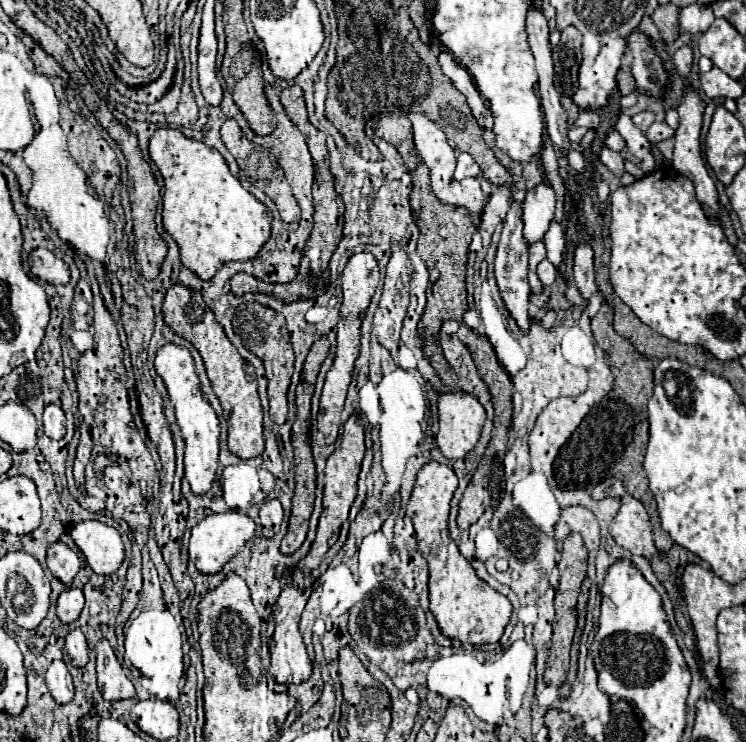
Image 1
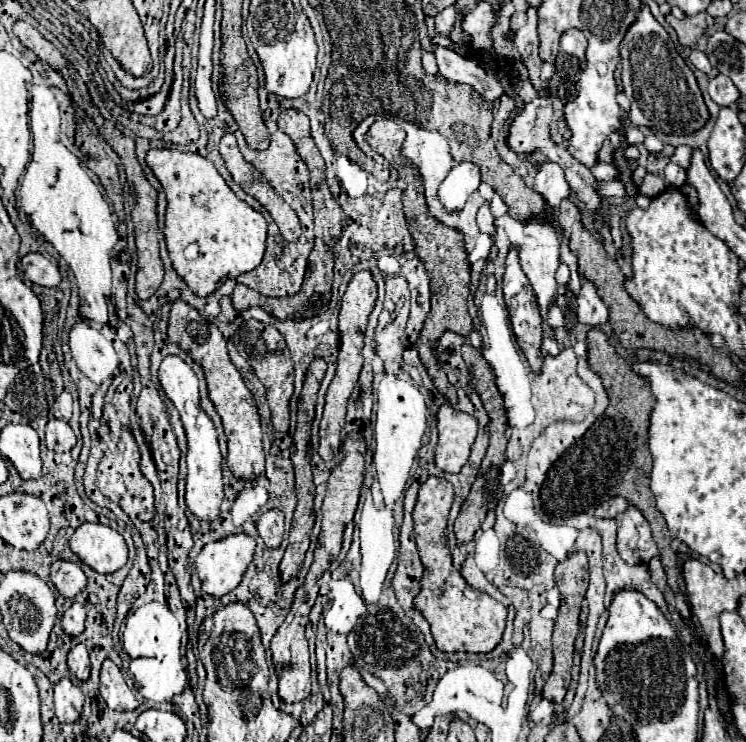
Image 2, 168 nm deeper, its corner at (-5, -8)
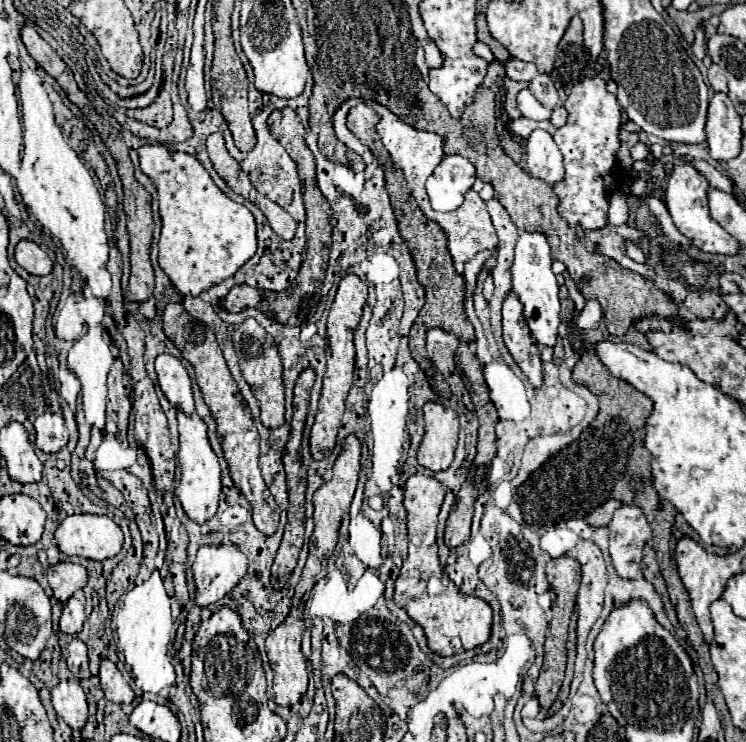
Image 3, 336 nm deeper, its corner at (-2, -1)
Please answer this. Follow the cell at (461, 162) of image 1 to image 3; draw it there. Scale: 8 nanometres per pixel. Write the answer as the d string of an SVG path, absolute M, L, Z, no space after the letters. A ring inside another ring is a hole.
M461 155L443 157L427 179L427 193L435 211L455 211L463 203L463 195L475 183L475 165Z

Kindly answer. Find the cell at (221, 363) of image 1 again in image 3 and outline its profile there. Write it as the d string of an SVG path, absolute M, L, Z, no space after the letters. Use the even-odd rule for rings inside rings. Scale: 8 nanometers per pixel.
M169 303L163 313L163 331L165 335L175 343L175 347L181 351L181 355L195 367L197 383L201 387L203 399L207 407L211 409L215 421L217 421L217 435L231 471L233 483L241 489L241 493L251 503L253 513L253 525L267 537L275 535L279 525L279 505L275 503L273 495L269 493L269 487L265 485L261 477L259 467L259 433L253 425L251 411L245 409L243 395L239 393L239 387L235 385L235 379L231 377L231 371L223 359L223 353L219 349L219 343L215 343L215 333L201 321L193 319L181 303Z

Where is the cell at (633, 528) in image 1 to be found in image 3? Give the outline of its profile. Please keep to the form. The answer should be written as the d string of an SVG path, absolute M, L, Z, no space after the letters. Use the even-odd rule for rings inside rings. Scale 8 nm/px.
M621 505L609 523L609 555L623 579L639 575L643 547L651 539L651 527L635 505Z

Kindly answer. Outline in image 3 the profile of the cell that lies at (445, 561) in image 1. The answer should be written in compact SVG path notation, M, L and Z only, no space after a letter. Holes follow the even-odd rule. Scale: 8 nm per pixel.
M415 473L407 479L405 483L405 509L407 509L407 531L409 531L409 557L401 567L399 579L395 583L395 603L397 607L403 607L407 611L407 615L419 623L427 635L429 647L433 653L437 655L453 655L455 649L451 647L451 641L455 637L461 639L461 649L475 649L483 643L489 641L491 637L491 623L493 623L493 609L487 601L475 597L475 595L465 595L461 591L457 591L455 583L447 577L447 573L443 571L441 563L439 563L439 553L437 553L437 515L443 503L447 489L443 483L439 483L435 477L423 475L423 473Z

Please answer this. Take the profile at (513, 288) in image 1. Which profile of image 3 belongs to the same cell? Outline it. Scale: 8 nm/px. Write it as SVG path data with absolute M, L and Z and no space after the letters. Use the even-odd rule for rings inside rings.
M509 291L503 301L503 341L531 385L539 387L543 381L541 355L535 337L531 337L531 329L527 329L527 321L523 321L523 303L513 291Z

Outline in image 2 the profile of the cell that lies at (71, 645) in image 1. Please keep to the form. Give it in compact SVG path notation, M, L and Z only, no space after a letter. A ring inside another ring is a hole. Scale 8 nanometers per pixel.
M76 644L68 652L68 670L78 680L88 680L88 676L90 676L90 660L88 660L88 650L86 650L84 644Z

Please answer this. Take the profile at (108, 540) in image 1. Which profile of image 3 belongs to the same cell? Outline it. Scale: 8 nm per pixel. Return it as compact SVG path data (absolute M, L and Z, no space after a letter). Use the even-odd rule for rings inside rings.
M81 513L81 515L69 515L61 521L59 529L55 531L55 541L65 555L79 555L79 557L87 557L93 561L103 561L103 559L113 559L121 551L123 531L107 515L85 515L85 513Z

